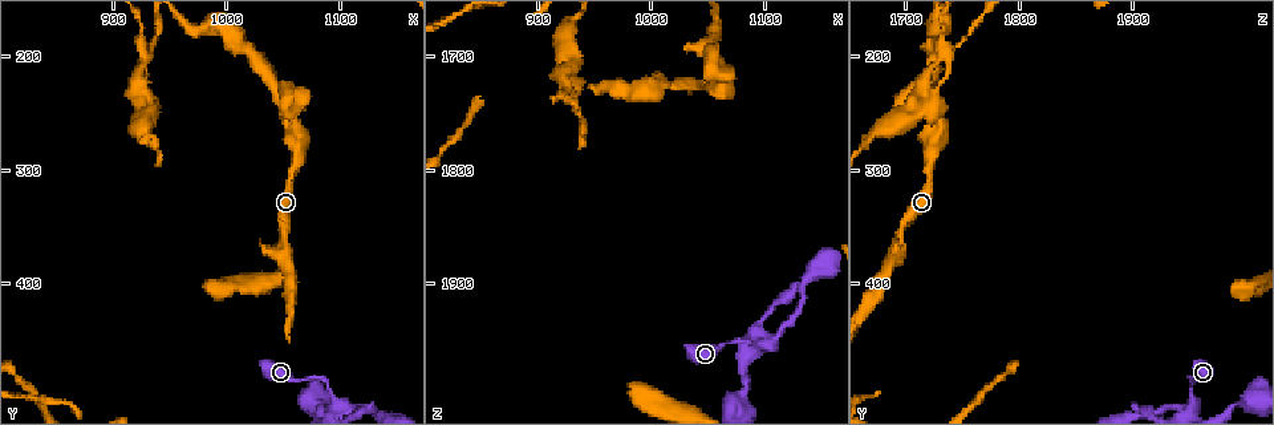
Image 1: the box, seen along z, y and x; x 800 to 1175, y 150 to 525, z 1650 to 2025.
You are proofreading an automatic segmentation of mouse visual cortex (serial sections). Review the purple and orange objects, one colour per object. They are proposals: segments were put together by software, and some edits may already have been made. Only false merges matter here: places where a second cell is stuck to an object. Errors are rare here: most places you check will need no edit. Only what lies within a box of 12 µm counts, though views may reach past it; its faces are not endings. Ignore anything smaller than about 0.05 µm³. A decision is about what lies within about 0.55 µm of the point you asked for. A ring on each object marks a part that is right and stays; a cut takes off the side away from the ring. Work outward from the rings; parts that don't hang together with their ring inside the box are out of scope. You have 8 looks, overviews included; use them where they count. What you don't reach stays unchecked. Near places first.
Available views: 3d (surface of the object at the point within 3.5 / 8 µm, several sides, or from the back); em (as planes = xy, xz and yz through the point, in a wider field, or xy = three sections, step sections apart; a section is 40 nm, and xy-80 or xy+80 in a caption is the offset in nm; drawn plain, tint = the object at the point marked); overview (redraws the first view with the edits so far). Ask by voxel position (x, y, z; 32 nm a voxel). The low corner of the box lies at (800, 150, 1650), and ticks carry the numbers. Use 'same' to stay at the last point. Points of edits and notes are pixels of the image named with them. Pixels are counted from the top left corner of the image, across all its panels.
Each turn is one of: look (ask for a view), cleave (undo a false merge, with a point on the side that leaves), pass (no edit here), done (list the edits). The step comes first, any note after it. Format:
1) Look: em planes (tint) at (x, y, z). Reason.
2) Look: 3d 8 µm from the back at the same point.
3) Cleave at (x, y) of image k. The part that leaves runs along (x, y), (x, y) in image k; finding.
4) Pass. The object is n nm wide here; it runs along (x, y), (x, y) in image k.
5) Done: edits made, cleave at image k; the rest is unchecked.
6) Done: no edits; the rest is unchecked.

Look: 3d 8 µm from the back at (1098, 506, 1956). Sharp bend.

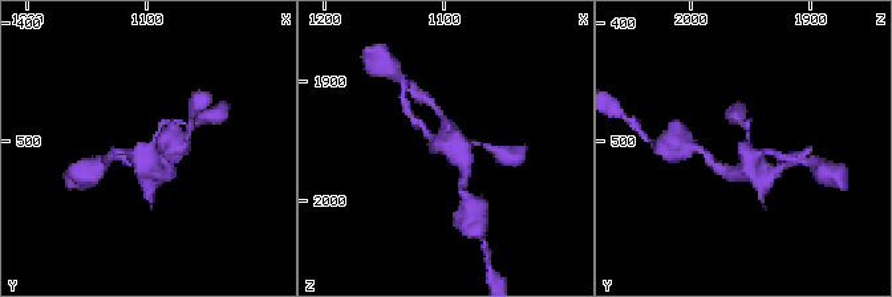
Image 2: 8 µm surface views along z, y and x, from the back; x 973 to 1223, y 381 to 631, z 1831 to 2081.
Look: 3d 3.5 µm at (1098, 504, 1954).

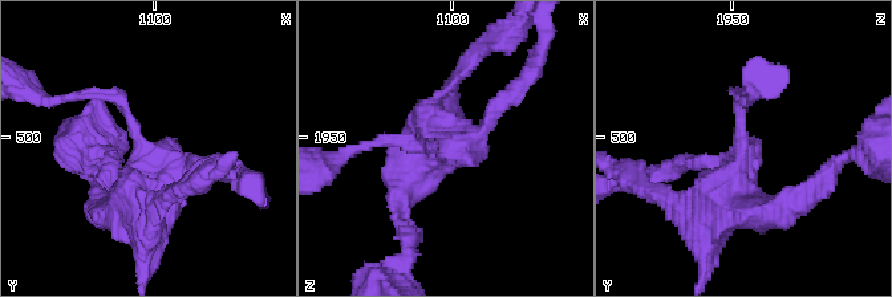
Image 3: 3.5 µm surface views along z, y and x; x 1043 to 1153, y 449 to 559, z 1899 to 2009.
Pass. It runs along (86, 93), (128, 203) in image 3; all the same cell.

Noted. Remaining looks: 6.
Look: 3d 3.5 µm at (1054, 232, 1714). Arms part here.

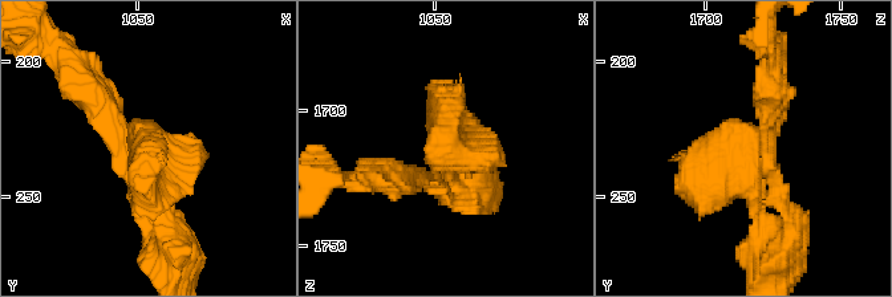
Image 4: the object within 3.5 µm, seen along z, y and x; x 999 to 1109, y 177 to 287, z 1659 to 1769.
Look: em planes (tint) at (1054, 233, 1714). Now the EM.

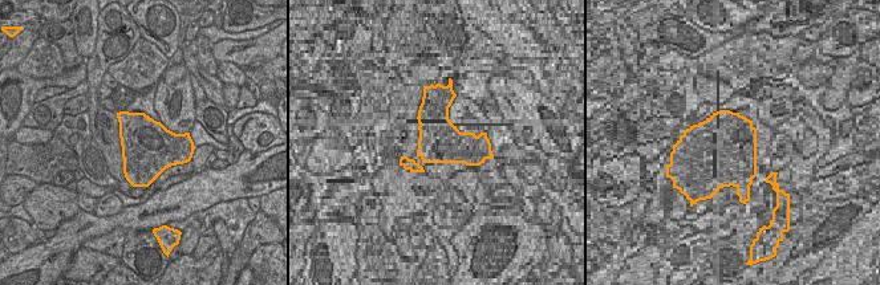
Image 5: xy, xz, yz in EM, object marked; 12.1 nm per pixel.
Pass. It runs along (173, 245), (153, 151), (108, 110) in image 4; one cell here.

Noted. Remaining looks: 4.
Look: 3d 8 µm at (972, 176, 1726). Sharp bend.

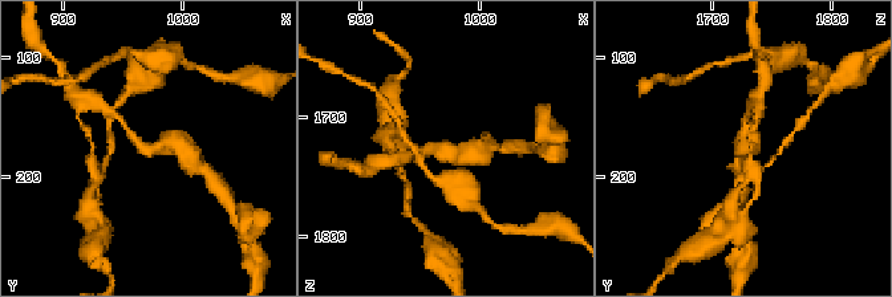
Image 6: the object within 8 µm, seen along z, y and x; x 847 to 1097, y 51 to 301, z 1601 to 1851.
Look: em planes (tint) at (970, 176, 1726). The arms are 250, 500 nm wide.

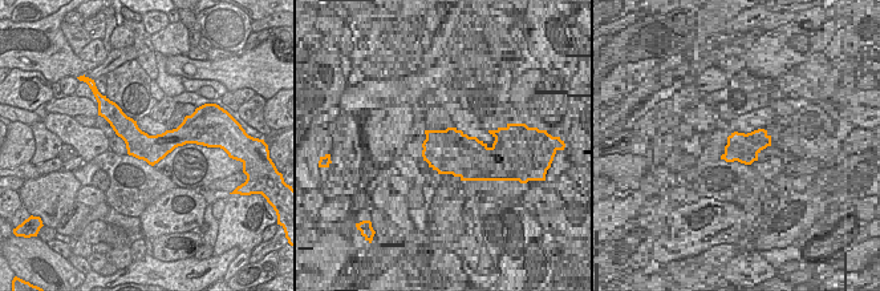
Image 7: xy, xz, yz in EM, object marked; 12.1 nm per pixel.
Pass. It runs along (182, 143), (146, 150), (121, 119) in image 6; continuous, no second cell.

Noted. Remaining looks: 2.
Done: no edits; the rest is unchecked.

